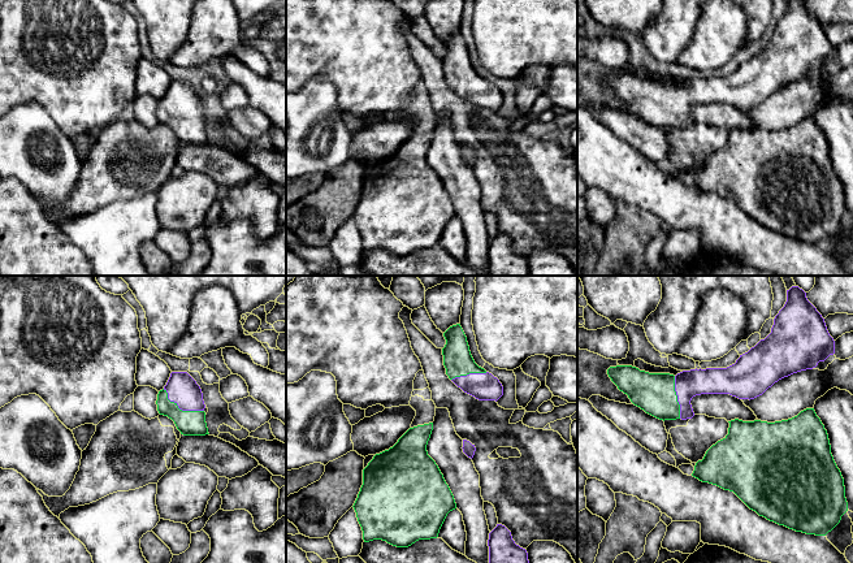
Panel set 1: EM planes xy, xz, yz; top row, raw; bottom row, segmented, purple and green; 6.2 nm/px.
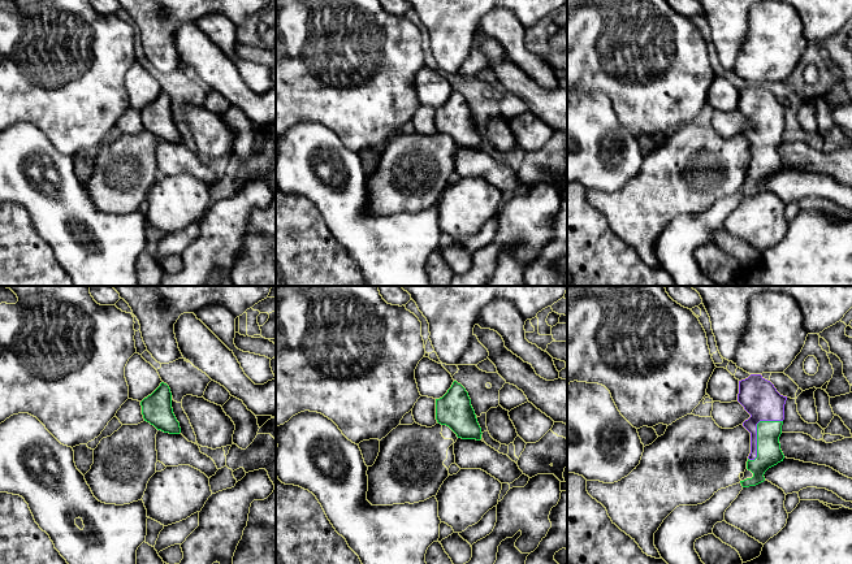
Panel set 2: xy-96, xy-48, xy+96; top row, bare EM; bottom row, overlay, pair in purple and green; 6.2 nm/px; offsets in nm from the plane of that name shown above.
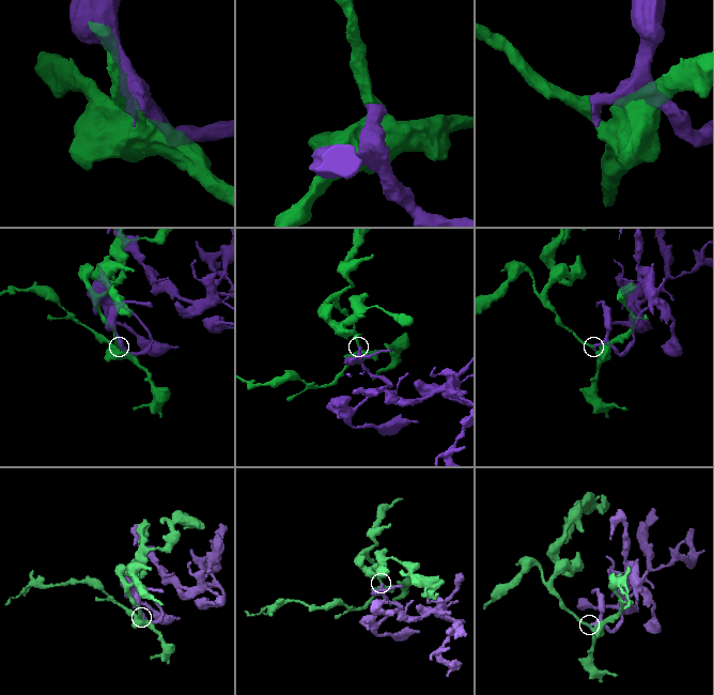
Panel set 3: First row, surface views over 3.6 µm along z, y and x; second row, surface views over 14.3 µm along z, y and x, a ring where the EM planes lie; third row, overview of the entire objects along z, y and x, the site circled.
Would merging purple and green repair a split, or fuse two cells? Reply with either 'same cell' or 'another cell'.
same cell

